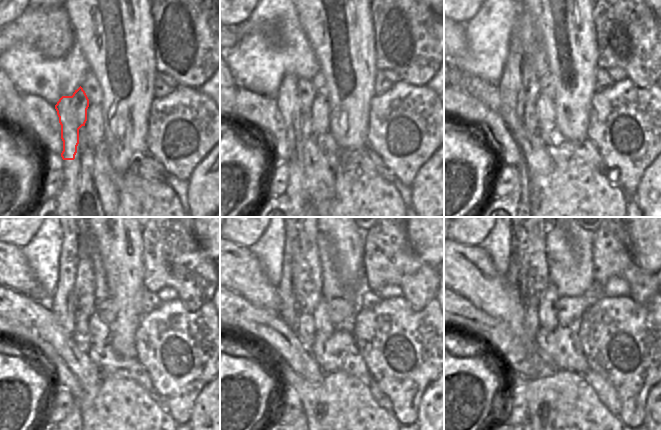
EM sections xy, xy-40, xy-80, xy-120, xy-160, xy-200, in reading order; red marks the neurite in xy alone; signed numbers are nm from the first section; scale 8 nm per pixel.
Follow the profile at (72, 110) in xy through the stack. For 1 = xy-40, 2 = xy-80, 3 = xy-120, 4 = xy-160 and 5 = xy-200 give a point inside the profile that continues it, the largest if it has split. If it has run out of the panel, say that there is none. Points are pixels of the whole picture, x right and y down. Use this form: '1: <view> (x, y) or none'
1: xy-40 (295, 96)
2: xy-80 (519, 84)
3: xy-120 (73, 300)
4: xy-160 (299, 290)
5: xy-200 (527, 271)

